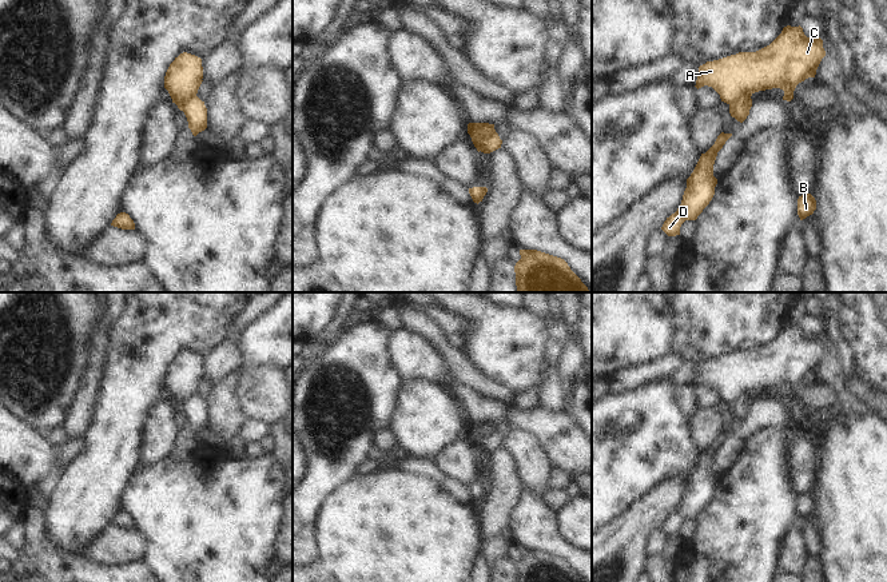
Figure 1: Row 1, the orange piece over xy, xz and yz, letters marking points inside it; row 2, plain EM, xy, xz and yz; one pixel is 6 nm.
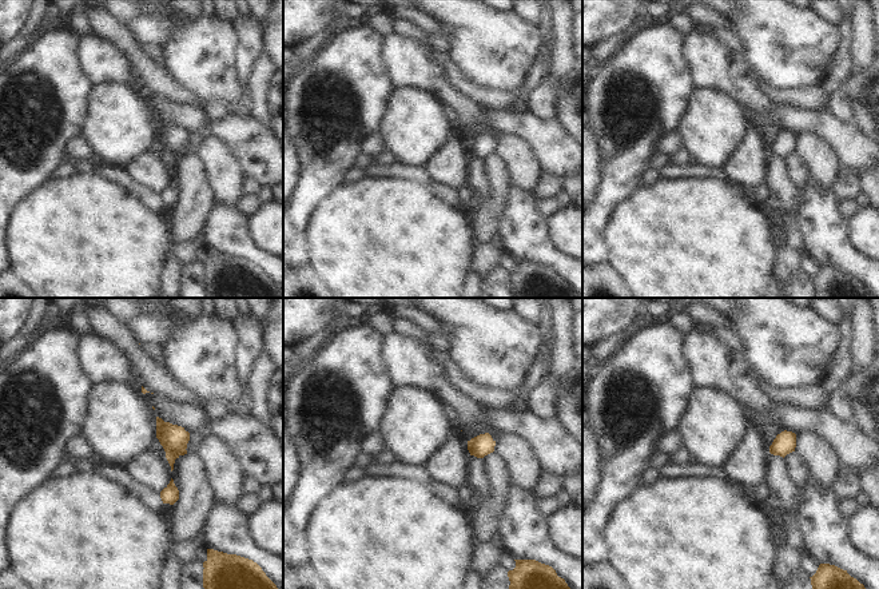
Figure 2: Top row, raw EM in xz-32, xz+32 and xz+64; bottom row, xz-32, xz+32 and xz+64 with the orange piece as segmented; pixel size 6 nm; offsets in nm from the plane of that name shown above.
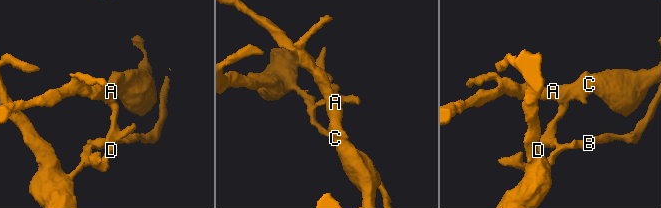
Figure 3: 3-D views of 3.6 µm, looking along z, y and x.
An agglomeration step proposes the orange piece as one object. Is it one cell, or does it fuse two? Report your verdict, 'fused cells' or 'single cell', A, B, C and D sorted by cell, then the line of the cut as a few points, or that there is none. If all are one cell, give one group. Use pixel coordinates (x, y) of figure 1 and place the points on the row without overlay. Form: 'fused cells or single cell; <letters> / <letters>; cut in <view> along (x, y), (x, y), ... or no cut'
fused cells; A C / B D; cut in xz along (494, 430), (481, 442), (480, 449)

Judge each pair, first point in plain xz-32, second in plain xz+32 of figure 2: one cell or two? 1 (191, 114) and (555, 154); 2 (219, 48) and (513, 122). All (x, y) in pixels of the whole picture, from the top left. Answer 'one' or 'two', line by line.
1: two
2: two

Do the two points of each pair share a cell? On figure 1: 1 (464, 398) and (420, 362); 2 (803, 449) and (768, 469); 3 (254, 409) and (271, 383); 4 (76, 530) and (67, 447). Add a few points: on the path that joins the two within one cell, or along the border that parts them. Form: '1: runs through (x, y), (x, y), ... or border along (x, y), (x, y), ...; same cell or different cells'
1: runs through (453, 387), (430, 365); same cell
2: border along (803, 434), (790, 453), (790, 477), (794, 487); different cells
3: runs through (257, 402), (265, 390); same cell
4: border along (82, 438), (79, 453), (63, 469); different cells

